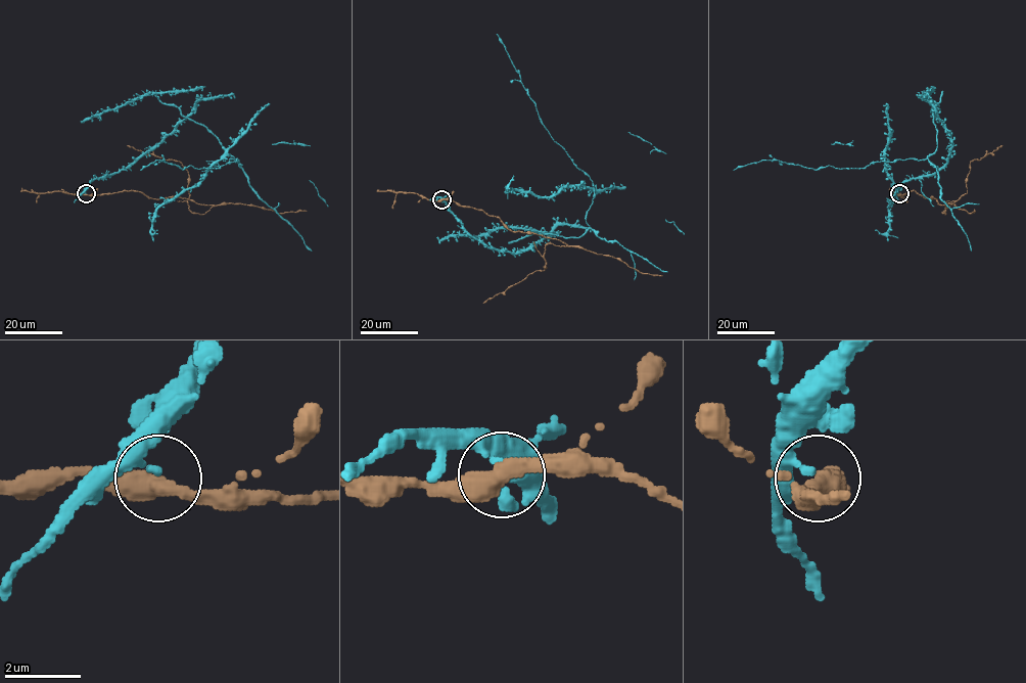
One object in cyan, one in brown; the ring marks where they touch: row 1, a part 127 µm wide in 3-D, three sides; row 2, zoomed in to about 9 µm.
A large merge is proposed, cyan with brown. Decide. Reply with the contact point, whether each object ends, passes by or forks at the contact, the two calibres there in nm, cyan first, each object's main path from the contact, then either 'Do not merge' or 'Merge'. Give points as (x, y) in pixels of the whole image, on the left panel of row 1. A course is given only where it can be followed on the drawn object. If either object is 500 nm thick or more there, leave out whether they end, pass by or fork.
Place: (86, 193). At the ring cyan ends. At the ring brown passes by. Thickness 180 nm (cyan) against 440 nm. Course of cyan: (85, 193), (185, 118), (238, 161), (183, 170), (156, 160), (140, 170). Course of brown: (85, 193), (136, 190), (213, 206), (191, 212), (187, 170), (127, 145). Merge

